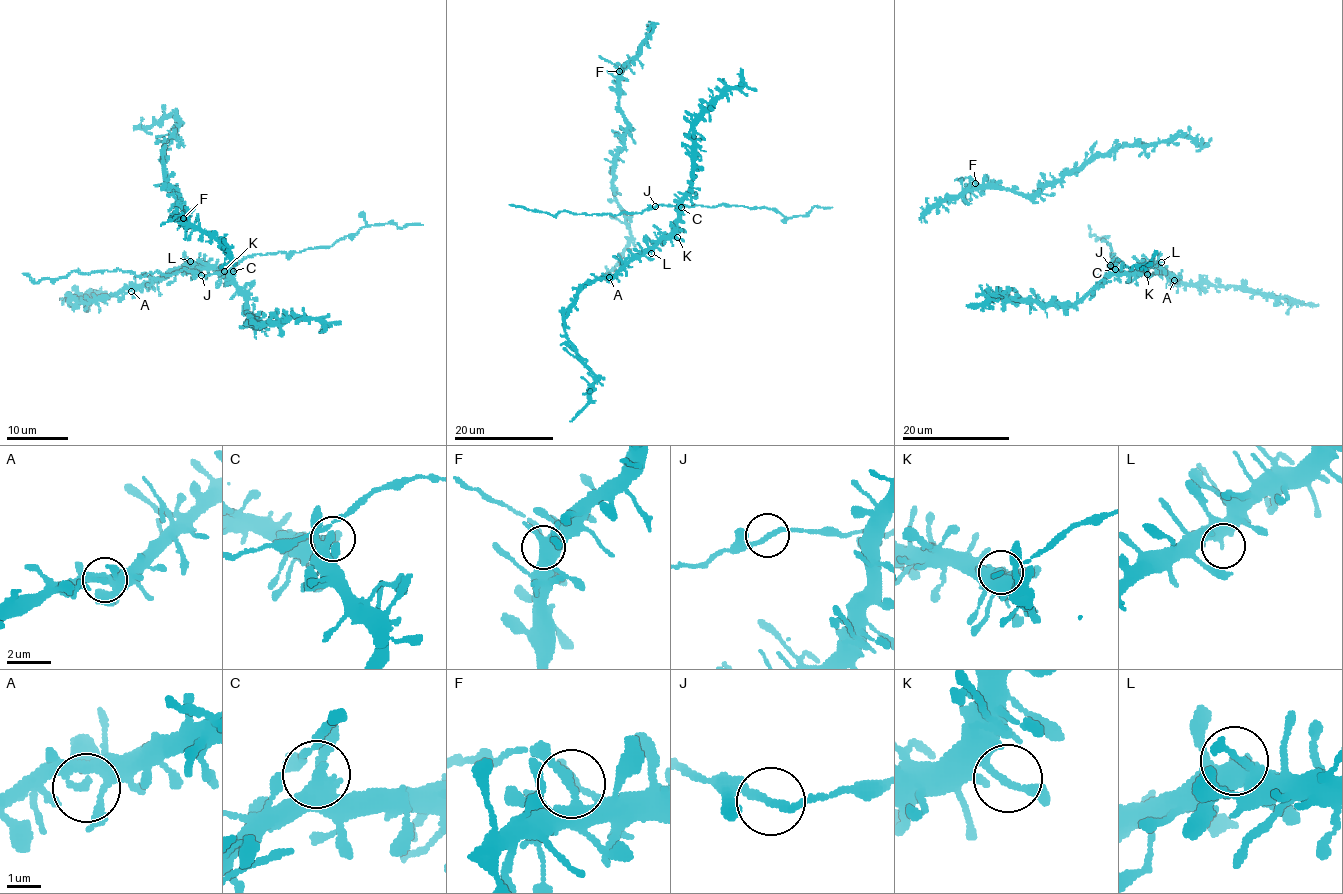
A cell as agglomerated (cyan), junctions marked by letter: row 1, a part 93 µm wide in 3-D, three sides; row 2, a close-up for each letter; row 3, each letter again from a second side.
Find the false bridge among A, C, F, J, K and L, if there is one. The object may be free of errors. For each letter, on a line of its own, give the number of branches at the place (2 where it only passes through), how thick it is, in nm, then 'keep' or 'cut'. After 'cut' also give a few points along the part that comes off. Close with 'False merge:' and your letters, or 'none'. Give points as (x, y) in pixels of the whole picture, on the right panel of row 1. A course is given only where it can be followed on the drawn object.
A: branches 2; calibre 240 nm; keep
C: branches 2; calibre 340 nm; keep
F: branches 2; calibre 300 nm; cut; course (975, 182), (967, 177), (954, 181)
J: branches 2; calibre 200 nm; keep
K: branches 2; calibre 240 nm; keep
L: branches 2; calibre 360 nm; keep
False merge: F

